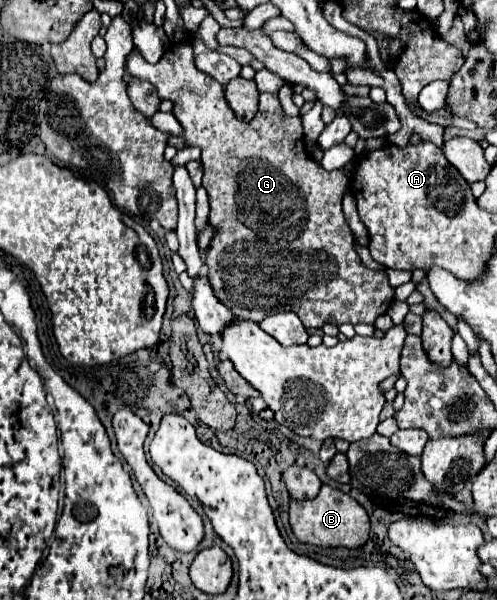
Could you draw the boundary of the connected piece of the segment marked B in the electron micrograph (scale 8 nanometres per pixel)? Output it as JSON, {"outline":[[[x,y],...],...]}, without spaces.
{"outline":[[[323,485],[319,495],[311,501],[291,501],[289,507],[289,525],[295,537],[301,543],[317,545],[317,547],[347,547],[357,549],[363,547],[369,539],[369,517],[367,511],[349,495]]]}

